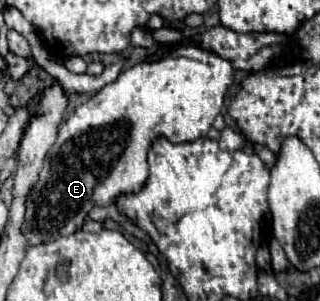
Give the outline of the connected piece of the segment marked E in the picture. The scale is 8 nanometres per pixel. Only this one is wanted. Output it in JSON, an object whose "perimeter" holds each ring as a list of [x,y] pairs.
{"perimeter":[[[193,43],[177,47],[175,51],[171,51],[169,55],[165,55],[165,57],[159,59],[159,61],[151,61],[151,63],[143,61],[143,63],[137,63],[137,65],[133,65],[133,67],[121,71],[119,77],[117,77],[113,83],[105,85],[95,97],[91,97],[87,103],[79,105],[79,107],[75,109],[75,113],[71,113],[69,119],[61,125],[59,137],[57,137],[55,145],[47,151],[47,155],[45,155],[45,159],[43,159],[43,169],[39,171],[39,181],[31,187],[31,191],[29,191],[29,195],[27,195],[27,211],[25,211],[25,221],[23,221],[23,225],[21,225],[21,233],[25,235],[27,243],[29,243],[29,245],[41,245],[41,243],[55,241],[55,239],[59,239],[59,237],[63,237],[63,235],[71,235],[71,233],[75,233],[75,231],[81,229],[81,225],[83,225],[85,217],[89,215],[89,209],[91,209],[91,207],[95,207],[95,205],[99,205],[99,207],[109,207],[109,205],[115,203],[117,197],[121,197],[121,195],[125,195],[125,193],[139,193],[139,191],[143,189],[147,177],[149,177],[147,153],[149,153],[153,141],[155,141],[157,137],[165,137],[165,139],[169,139],[171,143],[185,143],[185,141],[195,141],[195,139],[199,139],[199,137],[205,137],[207,131],[209,131],[211,125],[213,125],[213,119],[219,115],[219,111],[221,111],[221,107],[223,107],[223,99],[225,99],[225,93],[227,93],[227,89],[229,89],[231,83],[233,83],[233,67],[229,65],[229,61],[221,61],[221,57],[213,57],[213,53],[203,51],[199,45],[193,45]]]}

